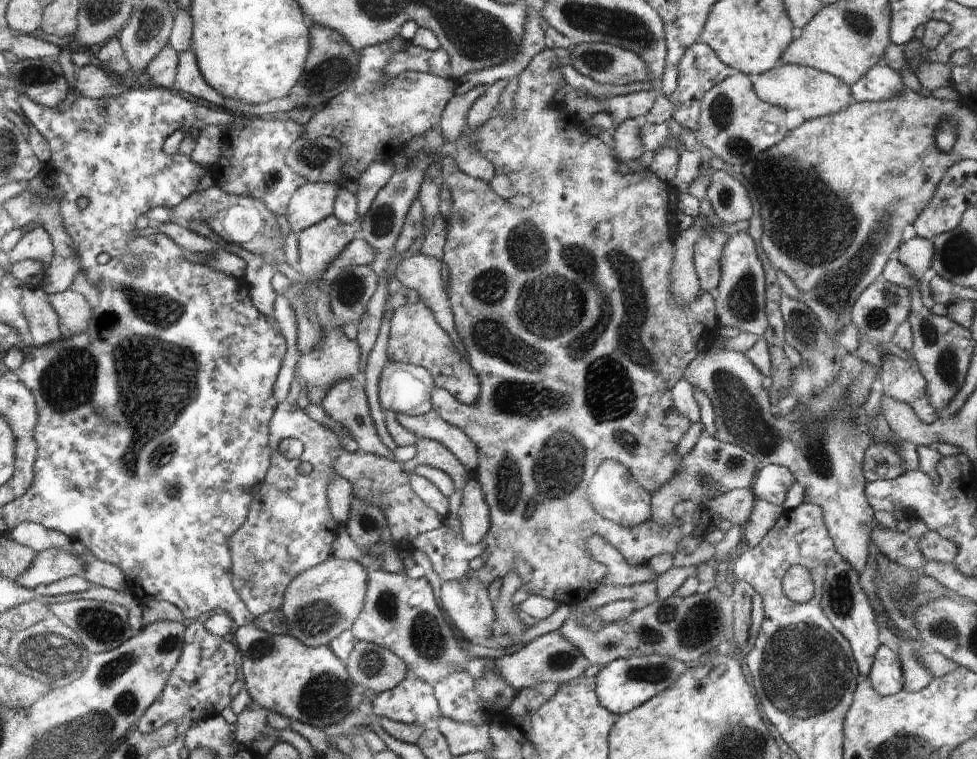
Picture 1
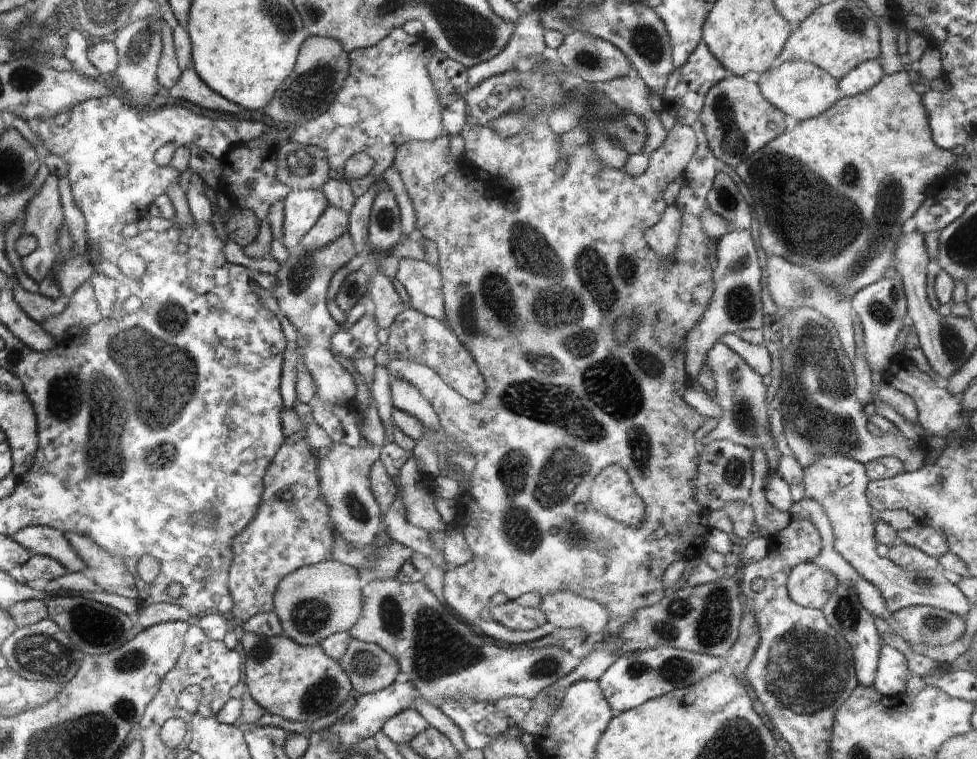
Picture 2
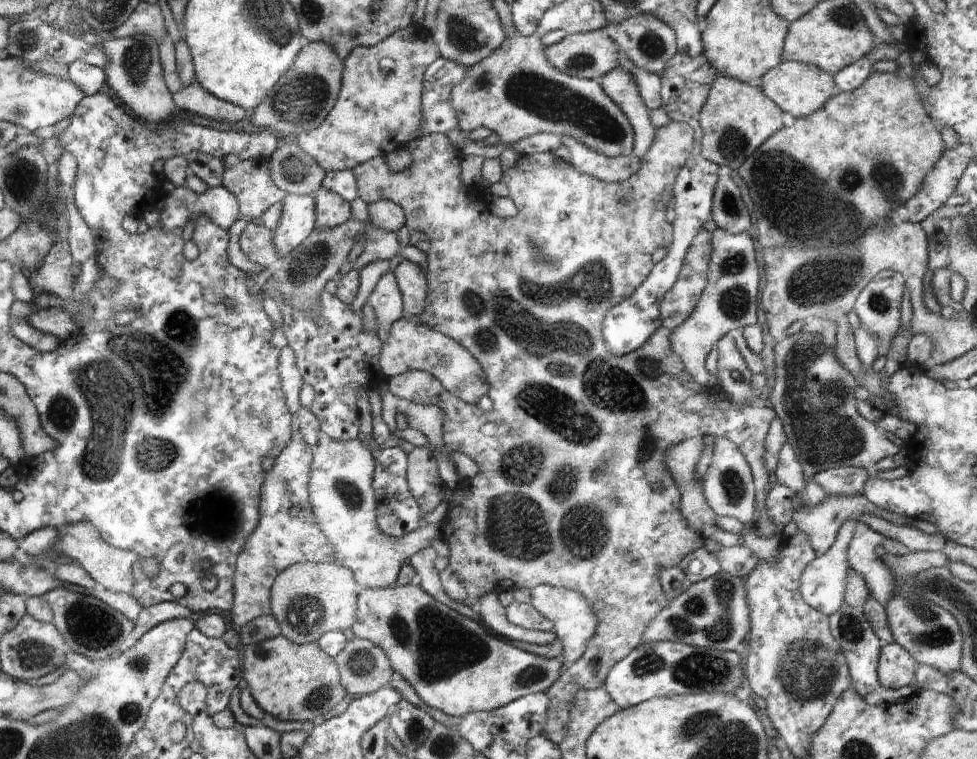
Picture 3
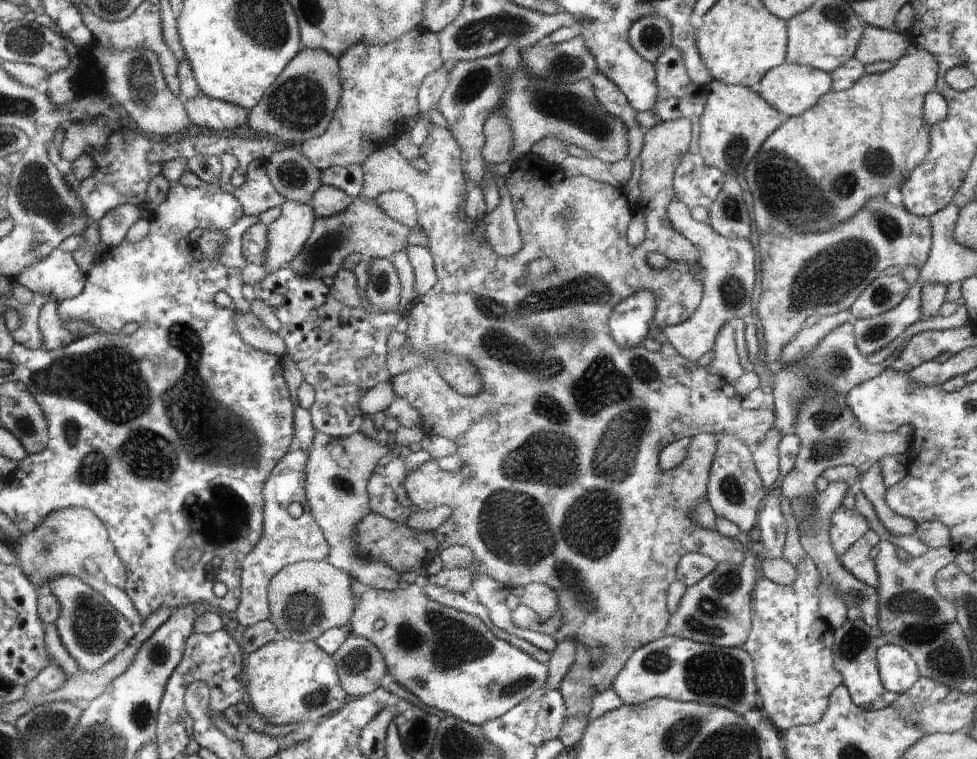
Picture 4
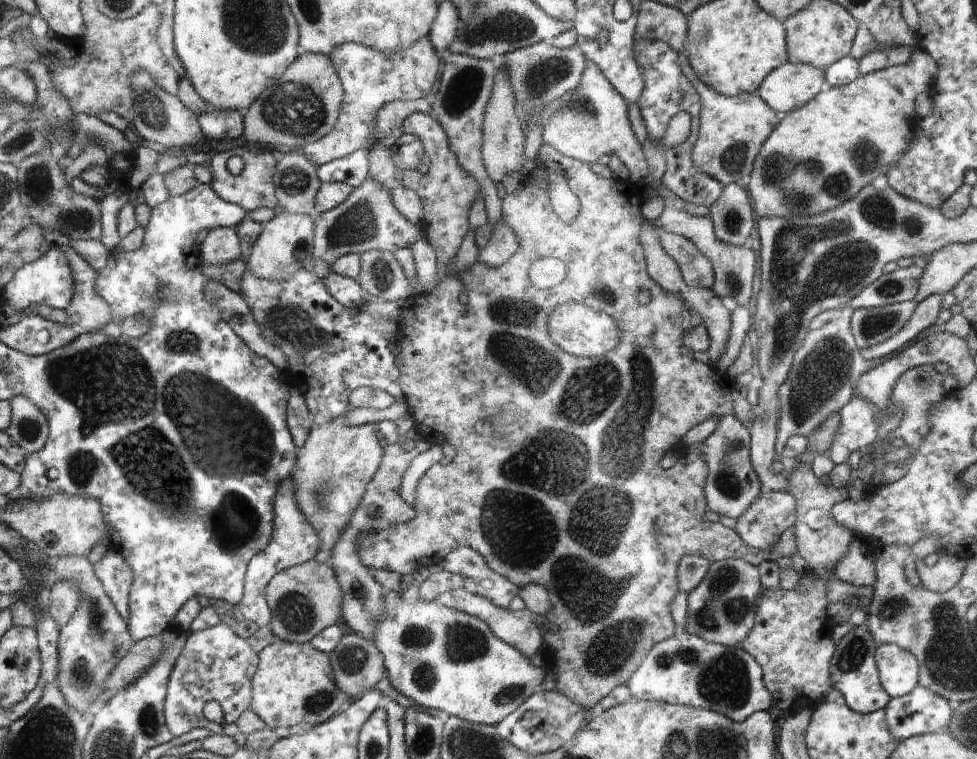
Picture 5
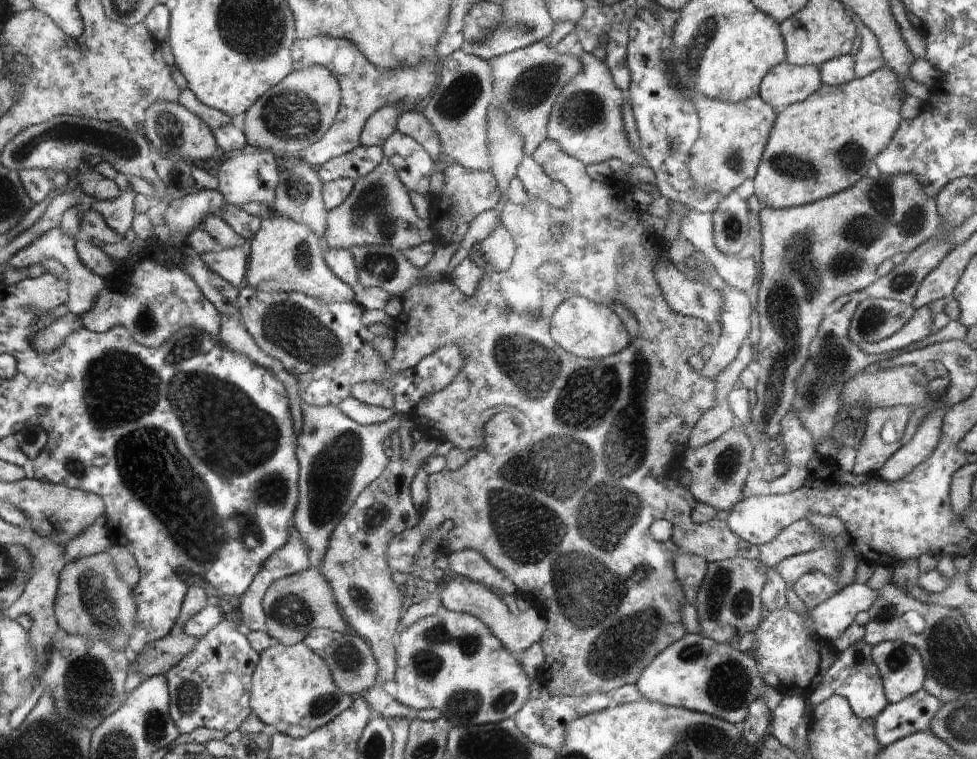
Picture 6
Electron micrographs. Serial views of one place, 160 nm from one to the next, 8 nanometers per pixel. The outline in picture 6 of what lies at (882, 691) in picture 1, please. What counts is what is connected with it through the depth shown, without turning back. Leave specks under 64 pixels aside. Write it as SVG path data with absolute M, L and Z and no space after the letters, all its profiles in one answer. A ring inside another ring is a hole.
M882 641L873 646L872 660L882 677L883 689L889 703L897 703L923 688L925 668L918 650L902 641Z

